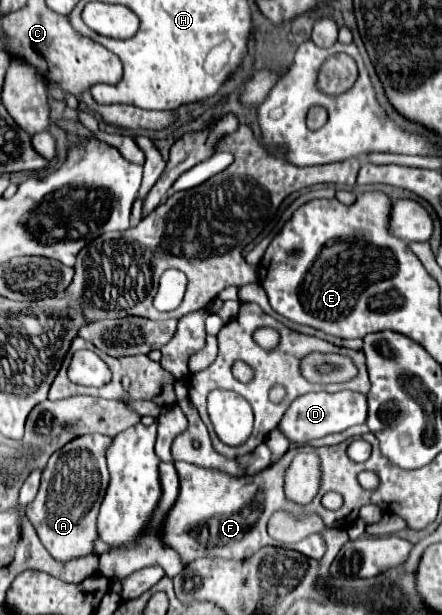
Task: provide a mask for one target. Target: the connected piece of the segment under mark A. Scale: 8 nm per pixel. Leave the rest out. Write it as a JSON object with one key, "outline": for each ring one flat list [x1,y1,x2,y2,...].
{"outline":[[85,434,53,452,43,470,35,500,25,508,39,540,57,560,67,562,79,556,95,554,93,540,97,540,97,514,109,484,105,464,105,450,109,444,111,438,103,434]]}

